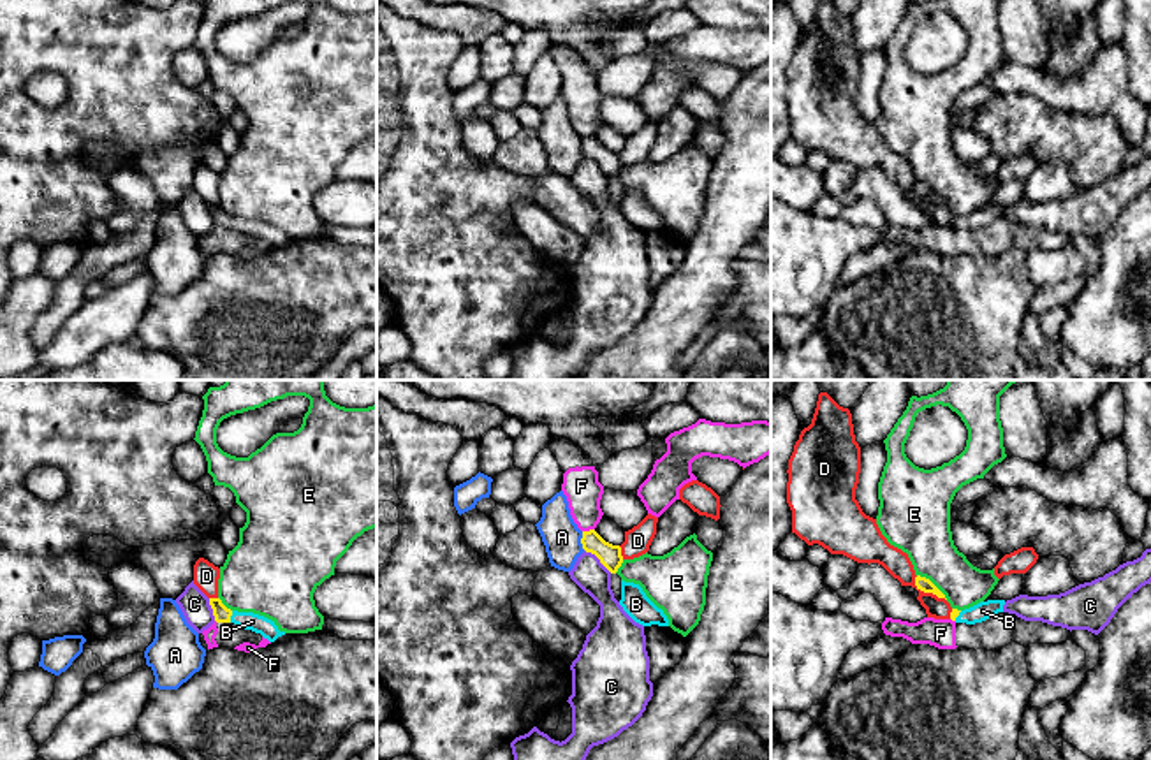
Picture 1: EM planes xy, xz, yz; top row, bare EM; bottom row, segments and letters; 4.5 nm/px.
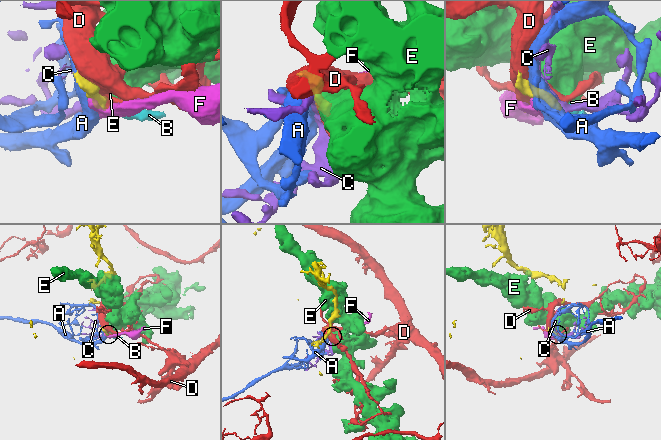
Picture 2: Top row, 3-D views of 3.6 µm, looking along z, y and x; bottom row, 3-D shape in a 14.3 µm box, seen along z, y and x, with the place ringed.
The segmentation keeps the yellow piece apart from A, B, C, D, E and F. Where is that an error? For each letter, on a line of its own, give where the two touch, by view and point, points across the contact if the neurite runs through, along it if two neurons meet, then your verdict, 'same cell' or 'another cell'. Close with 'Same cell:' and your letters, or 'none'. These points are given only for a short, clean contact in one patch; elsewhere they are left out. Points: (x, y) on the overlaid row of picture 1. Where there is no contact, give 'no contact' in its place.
A: meets yellow in xz at (581, 540); another cell
B: meets yellow in xy at (231, 614); runs through xy (222, 614), (231, 614), (252, 621); same cell
C: meets yellow in xz at (599, 558); border along xz (585, 549), (611, 572); another cell
D: meets yellow in yz at (928, 591); another cell
E: meets yellow in yz at (933, 584); border along yz (917, 574), (924, 576), (947, 599); another cell
F: meets yellow in xz at (590, 530); another cell
Same cell: B

